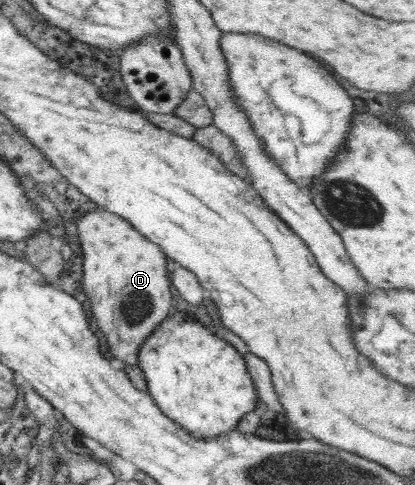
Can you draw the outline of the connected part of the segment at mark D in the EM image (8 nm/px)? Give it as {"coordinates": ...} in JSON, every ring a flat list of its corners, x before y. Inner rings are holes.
{"coordinates":[[106,210,90,211,78,221,78,239,83,251,83,288,98,327,104,331,112,355,136,366,142,342,172,309,167,257,126,218]]}

